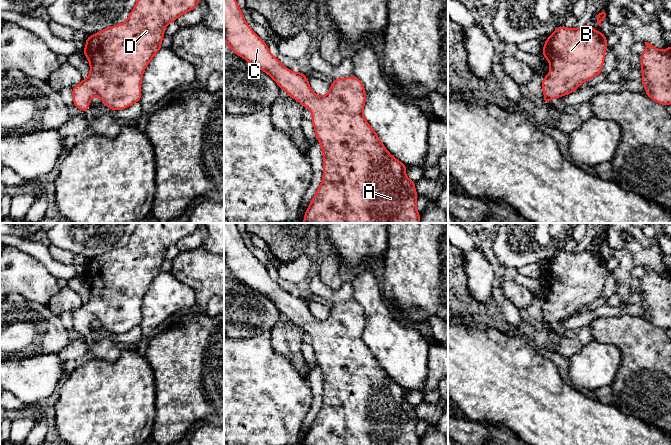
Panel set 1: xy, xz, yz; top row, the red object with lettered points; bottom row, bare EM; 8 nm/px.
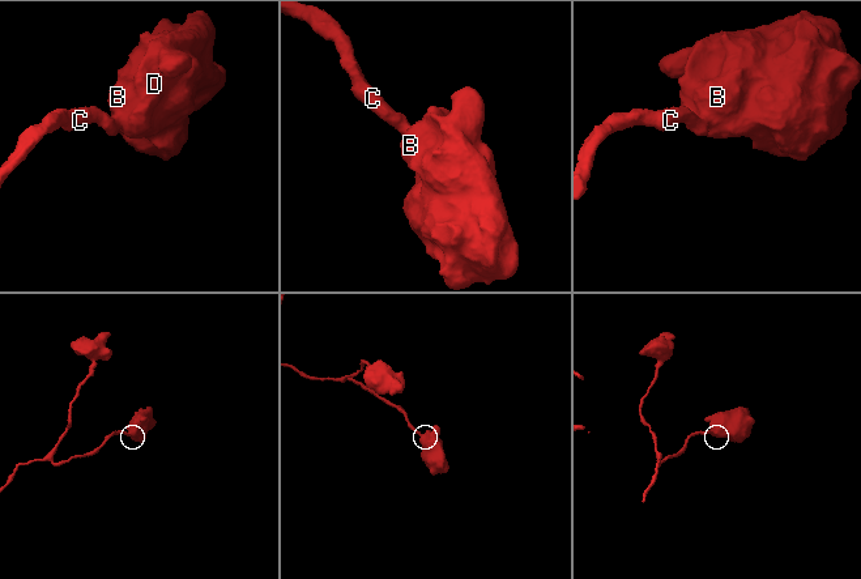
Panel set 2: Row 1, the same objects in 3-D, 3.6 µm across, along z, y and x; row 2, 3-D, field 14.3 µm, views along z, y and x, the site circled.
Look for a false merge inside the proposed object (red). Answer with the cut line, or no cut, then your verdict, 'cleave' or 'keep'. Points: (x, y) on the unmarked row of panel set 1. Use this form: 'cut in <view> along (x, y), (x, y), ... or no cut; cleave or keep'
no cut; keep

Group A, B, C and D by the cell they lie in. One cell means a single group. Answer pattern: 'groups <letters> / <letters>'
groups A B C D

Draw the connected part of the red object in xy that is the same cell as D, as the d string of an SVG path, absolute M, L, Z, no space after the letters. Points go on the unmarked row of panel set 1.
M138 223L124 247L87 261L83 278L89 284L90 297L72 312L74 330L86 336L95 319L101 322L102 329L113 335L140 326L142 300L151 283L161 273L165 251L180 239L193 234L199 226L199 223Z

